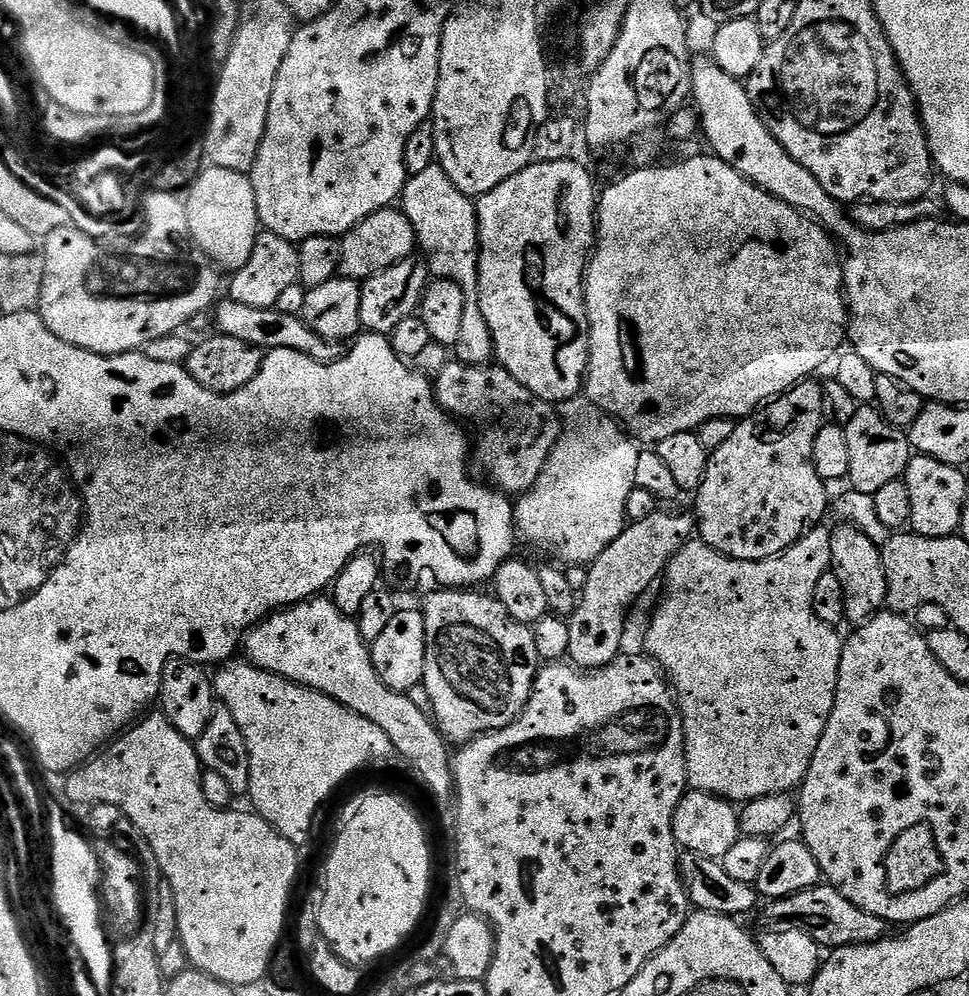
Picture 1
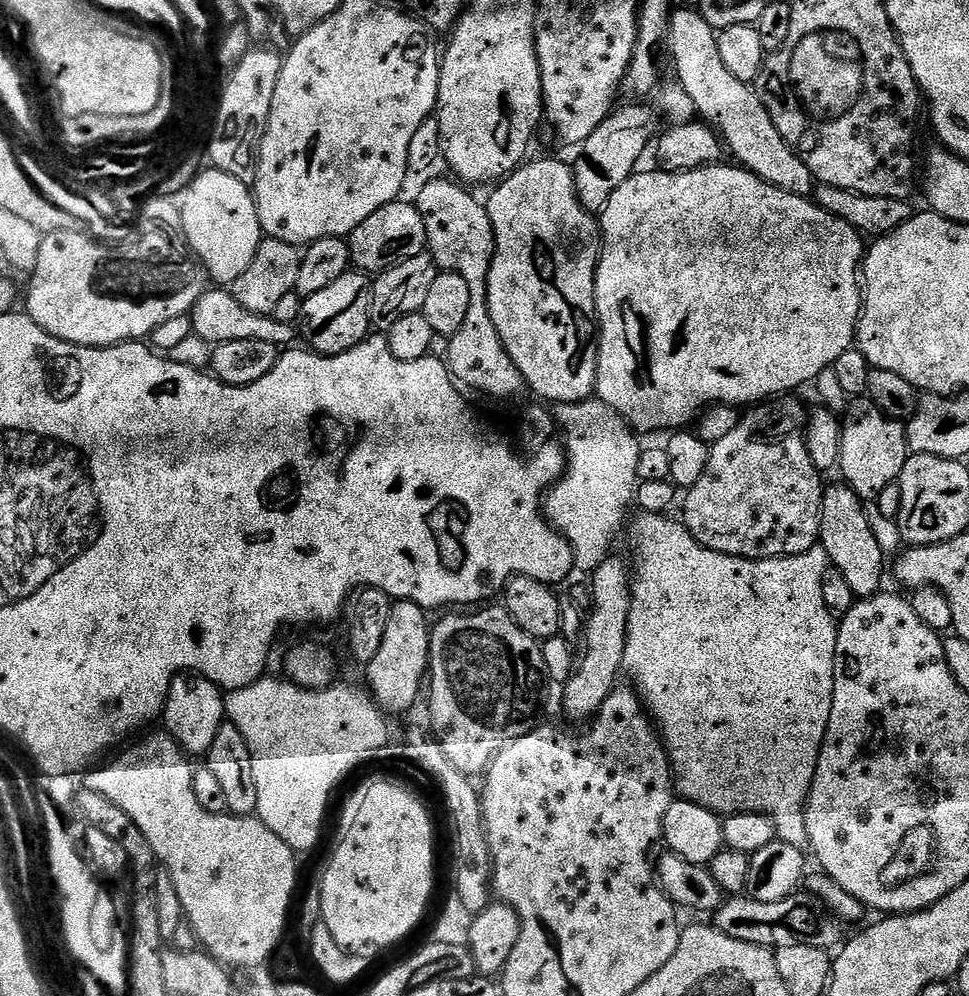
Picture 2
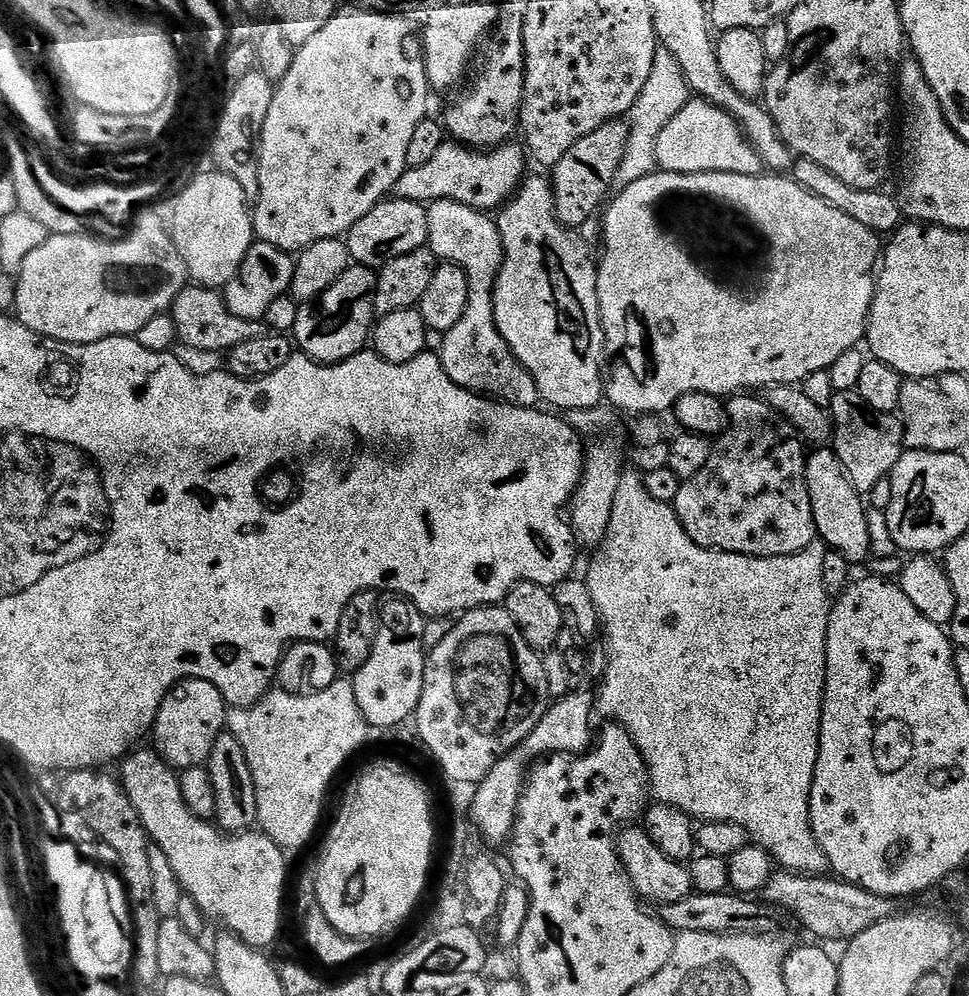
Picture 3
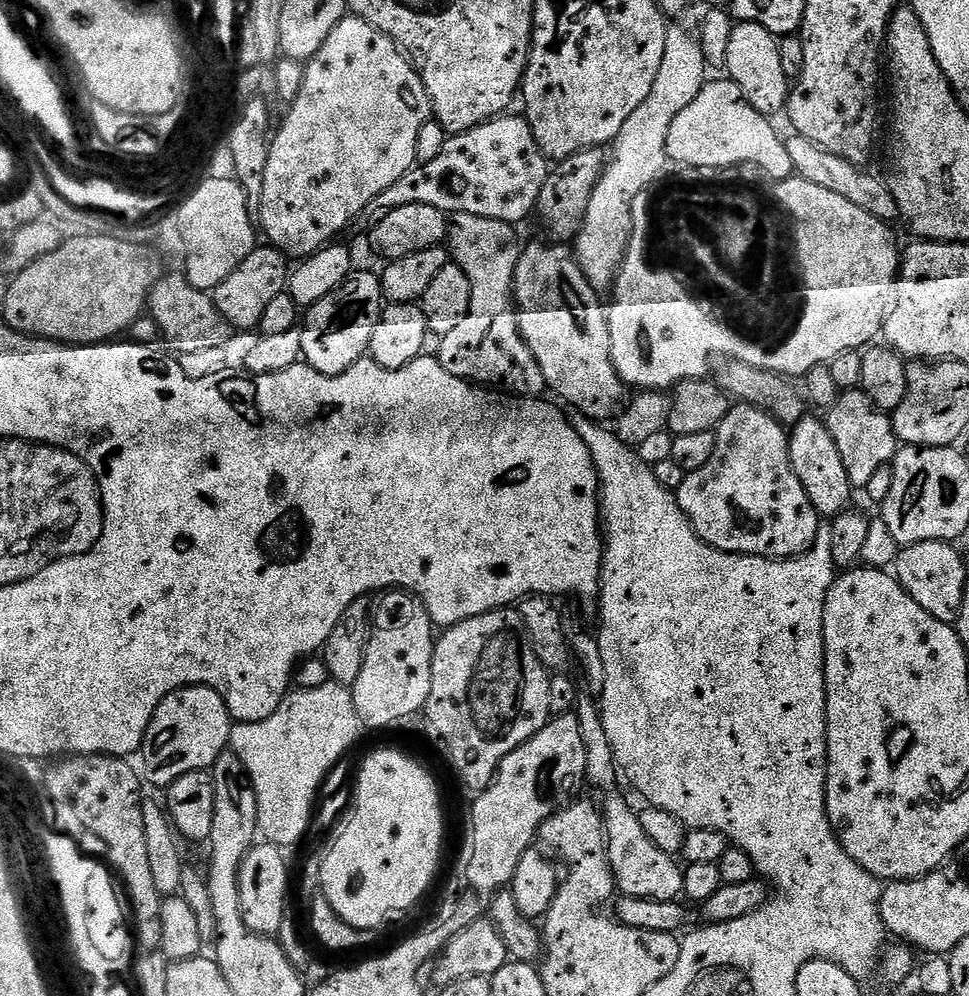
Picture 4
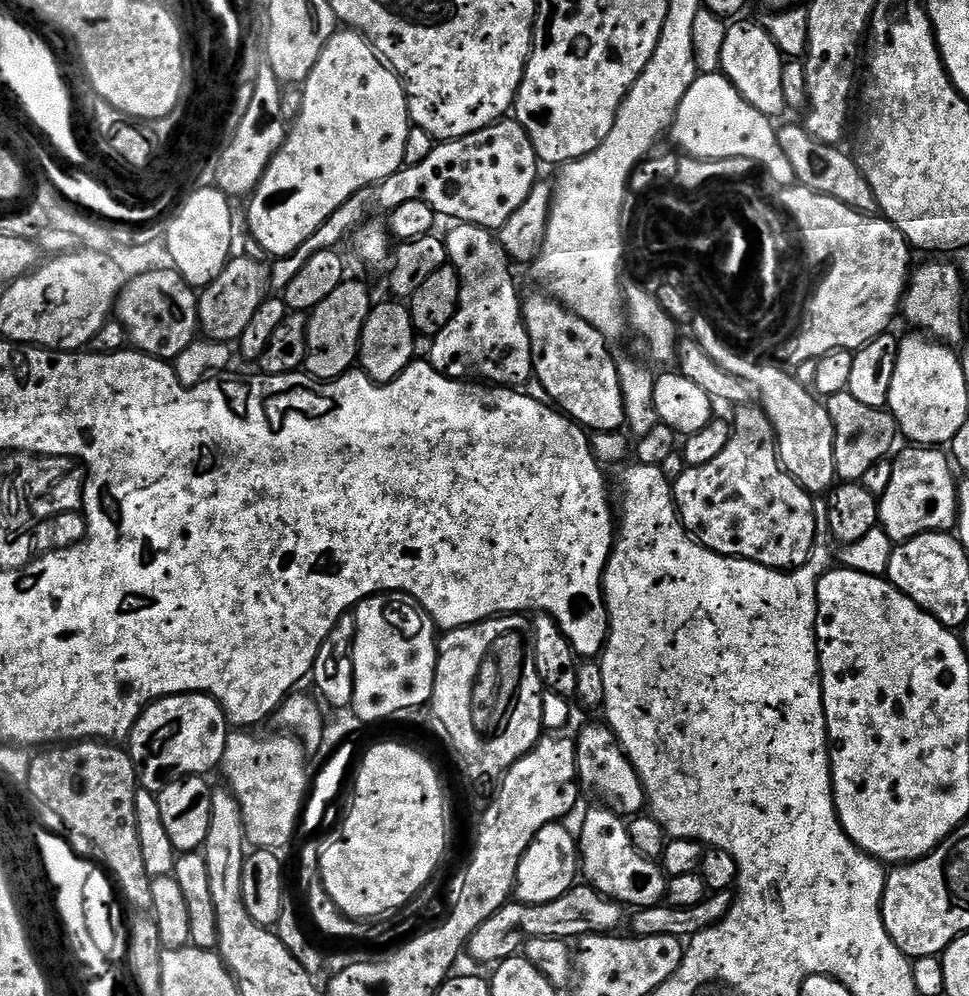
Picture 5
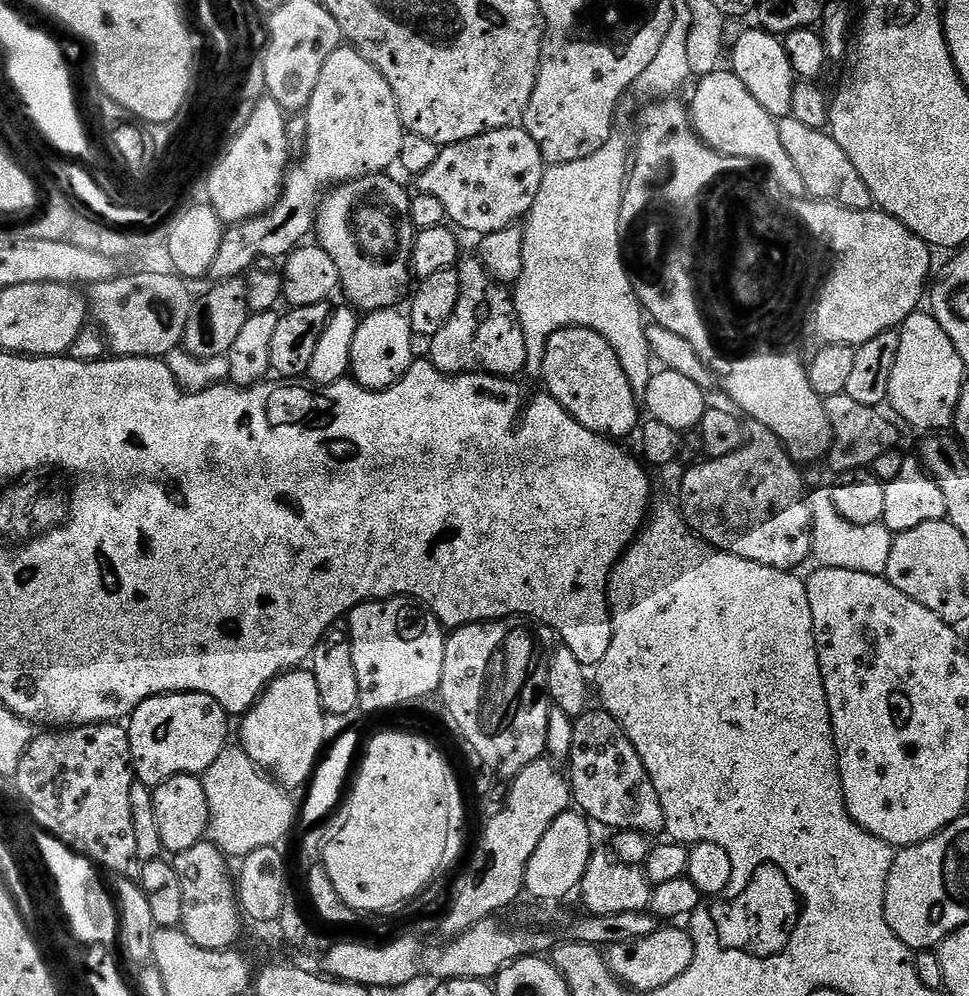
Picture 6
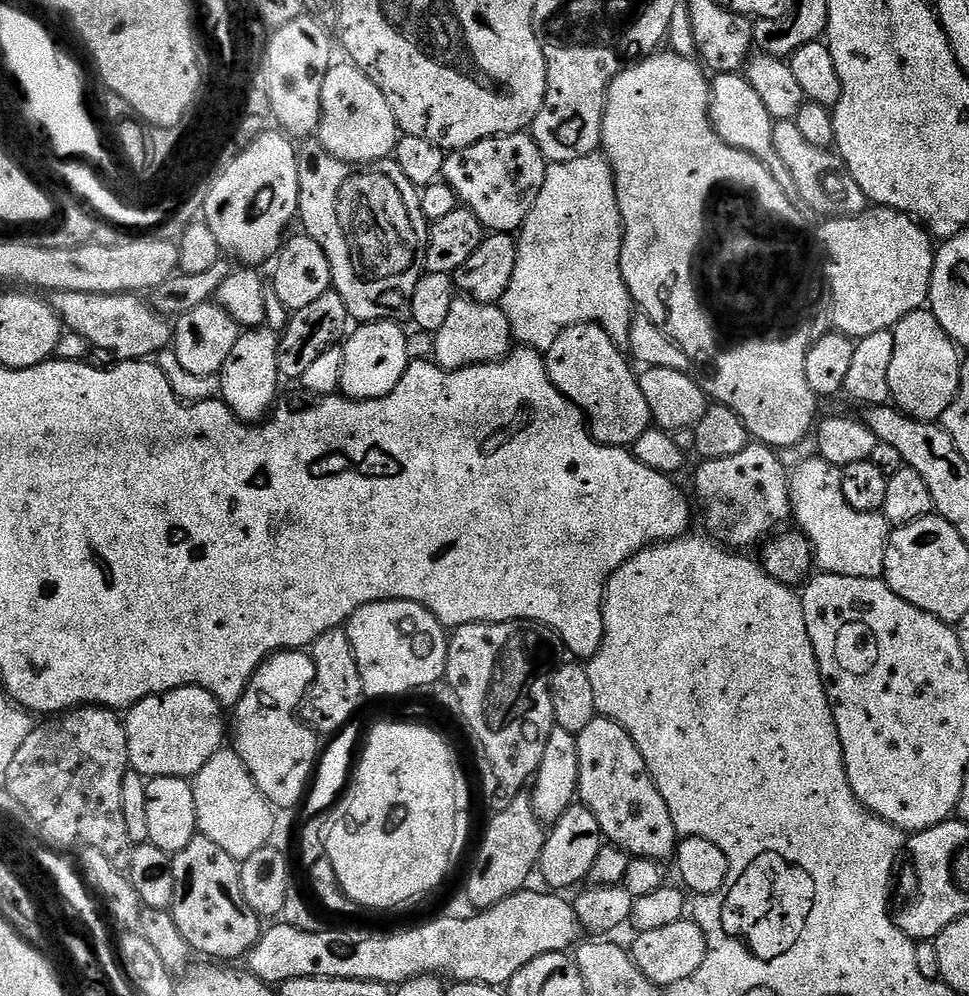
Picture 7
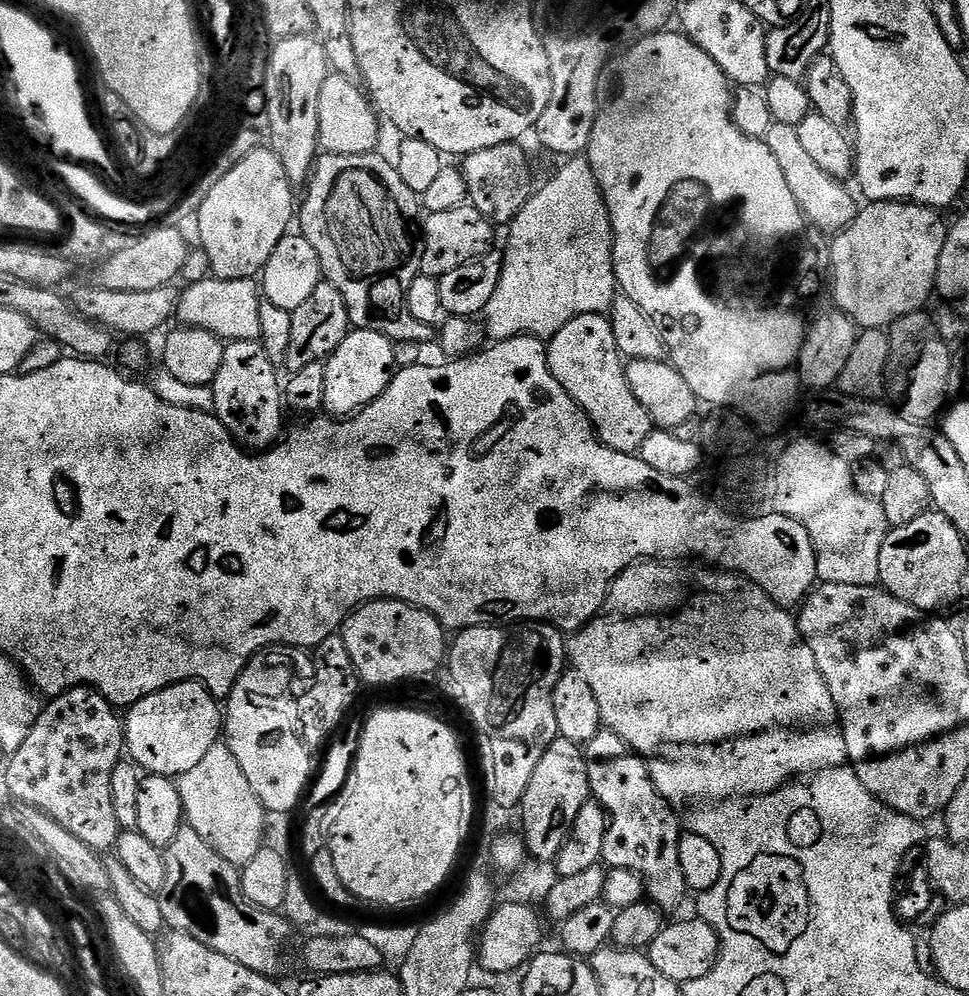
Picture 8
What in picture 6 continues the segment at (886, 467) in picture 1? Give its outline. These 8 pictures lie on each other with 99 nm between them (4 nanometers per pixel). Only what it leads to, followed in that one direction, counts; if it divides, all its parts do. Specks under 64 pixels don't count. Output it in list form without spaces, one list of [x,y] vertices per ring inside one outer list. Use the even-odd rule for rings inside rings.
[[[846,395],[830,396],[824,400],[824,409],[830,418],[832,442],[828,445],[826,461],[839,474],[858,470],[871,469],[874,458],[886,454],[886,450],[897,447],[896,428],[883,416],[880,408],[862,406],[862,402],[854,402],[854,398]]]

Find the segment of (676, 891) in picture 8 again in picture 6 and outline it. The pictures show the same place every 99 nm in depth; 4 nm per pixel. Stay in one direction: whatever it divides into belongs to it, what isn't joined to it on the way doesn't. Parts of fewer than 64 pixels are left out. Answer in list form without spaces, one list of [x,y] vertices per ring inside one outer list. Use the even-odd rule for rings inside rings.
[[[589,710],[574,720],[574,746],[570,757],[570,783],[572,799],[575,807],[589,821],[597,825],[605,824],[611,830],[638,830],[645,834],[660,832],[664,827],[662,802],[658,802],[658,790],[654,790],[654,782],[650,782],[650,774],[646,774],[646,766],[642,766],[642,758],[634,750],[634,742],[626,738],[622,726],[614,717],[603,710]]]

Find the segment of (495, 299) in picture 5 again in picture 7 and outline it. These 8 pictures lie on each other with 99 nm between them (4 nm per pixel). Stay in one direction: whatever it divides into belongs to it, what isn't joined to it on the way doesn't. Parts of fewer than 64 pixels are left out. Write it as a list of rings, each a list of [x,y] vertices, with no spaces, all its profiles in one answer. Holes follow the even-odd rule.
[[[457,298],[452,303],[450,314],[446,318],[442,330],[438,330],[434,335],[436,338],[435,363],[448,372],[478,366],[479,364],[496,364],[498,361],[503,360],[514,347],[510,322],[506,318],[503,307],[499,303],[483,304],[477,300],[467,298]]]

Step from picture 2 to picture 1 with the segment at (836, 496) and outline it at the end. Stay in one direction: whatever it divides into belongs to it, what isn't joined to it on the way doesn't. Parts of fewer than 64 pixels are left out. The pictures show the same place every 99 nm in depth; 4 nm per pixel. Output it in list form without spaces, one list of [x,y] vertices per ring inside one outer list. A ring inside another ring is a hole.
[[[840,522],[837,528],[831,529],[830,554],[832,566],[830,571],[838,574],[838,582],[842,582],[842,590],[846,590],[846,620],[852,626],[859,626],[881,611],[888,602],[888,587],[886,586],[886,570],[880,553],[881,545],[874,543],[869,536],[851,522]]]

